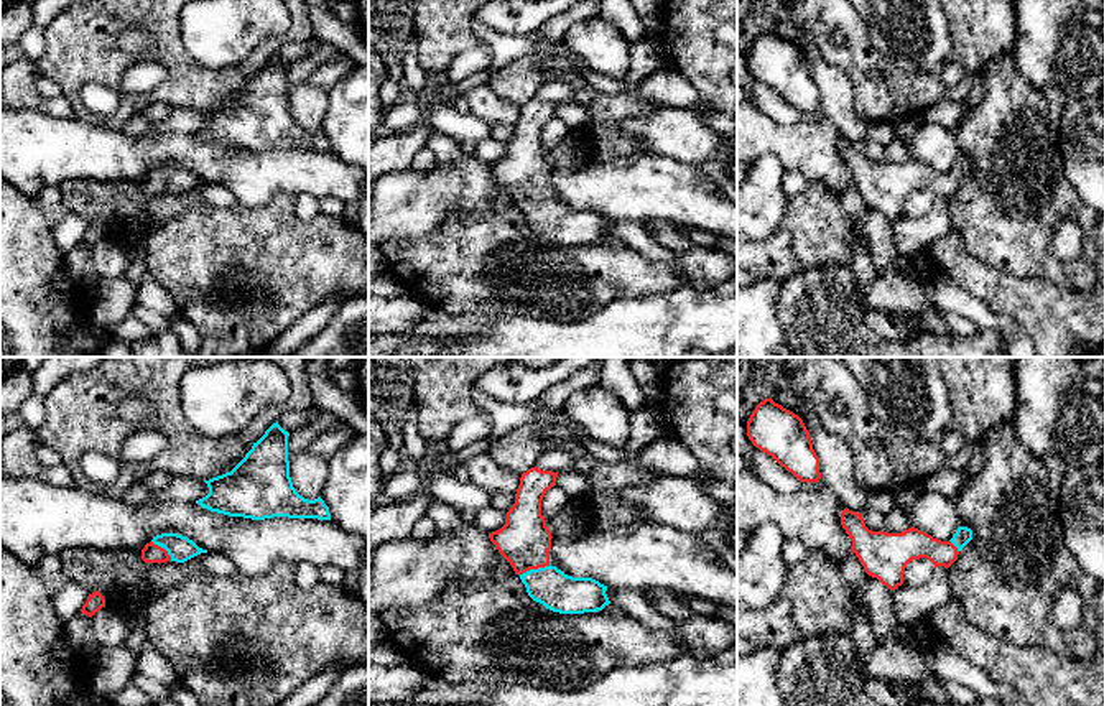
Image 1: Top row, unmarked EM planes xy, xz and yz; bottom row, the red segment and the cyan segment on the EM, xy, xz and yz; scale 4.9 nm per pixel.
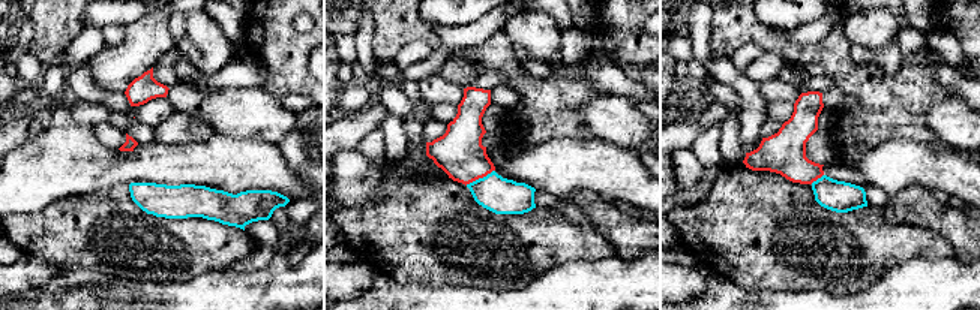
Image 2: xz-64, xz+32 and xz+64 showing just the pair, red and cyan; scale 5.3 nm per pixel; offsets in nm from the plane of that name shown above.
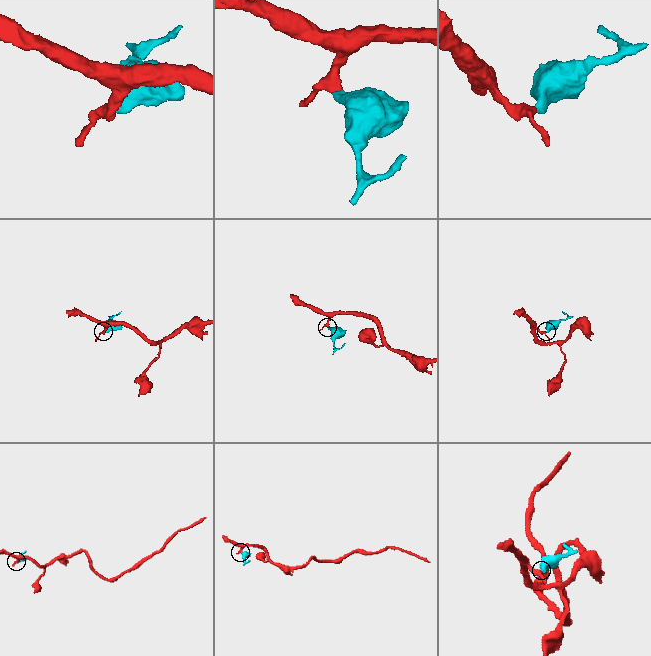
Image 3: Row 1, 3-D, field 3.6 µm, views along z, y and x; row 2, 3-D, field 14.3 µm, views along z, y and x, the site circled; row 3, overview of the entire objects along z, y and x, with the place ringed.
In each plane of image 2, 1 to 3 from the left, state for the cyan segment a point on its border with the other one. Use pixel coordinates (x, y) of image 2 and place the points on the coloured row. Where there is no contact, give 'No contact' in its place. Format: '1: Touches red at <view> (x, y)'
1: No contact
2: Touches red at xz+32 (479, 177)
3: Touches red at xz+64 (817, 178)

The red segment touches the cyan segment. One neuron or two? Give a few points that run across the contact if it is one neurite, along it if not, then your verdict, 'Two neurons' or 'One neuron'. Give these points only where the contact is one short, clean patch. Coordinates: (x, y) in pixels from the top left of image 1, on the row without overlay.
Line: xz (525, 173), (533, 199), (550, 218). One neuron

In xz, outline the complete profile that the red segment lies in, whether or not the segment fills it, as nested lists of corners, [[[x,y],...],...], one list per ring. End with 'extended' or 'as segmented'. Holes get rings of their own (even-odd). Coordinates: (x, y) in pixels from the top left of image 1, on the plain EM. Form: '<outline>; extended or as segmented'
[[[538,99],[523,104],[505,156],[489,170],[533,232],[559,245],[597,244],[610,235],[607,217],[592,209],[568,207],[550,196],[553,168],[541,146],[541,132],[556,117],[556,109],[558,104]]]; extended

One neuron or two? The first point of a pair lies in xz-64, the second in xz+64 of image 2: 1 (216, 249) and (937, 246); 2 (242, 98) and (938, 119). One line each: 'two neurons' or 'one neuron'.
1: one neuron
2: one neuron

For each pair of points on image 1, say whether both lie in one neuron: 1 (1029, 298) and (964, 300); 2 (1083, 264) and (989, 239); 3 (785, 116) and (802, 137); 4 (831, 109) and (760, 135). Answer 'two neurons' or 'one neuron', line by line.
1: two neurons
2: one neuron
3: two neurons
4: two neurons

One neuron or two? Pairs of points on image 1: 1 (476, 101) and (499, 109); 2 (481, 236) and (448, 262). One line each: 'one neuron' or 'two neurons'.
1: one neuron
2: one neuron

